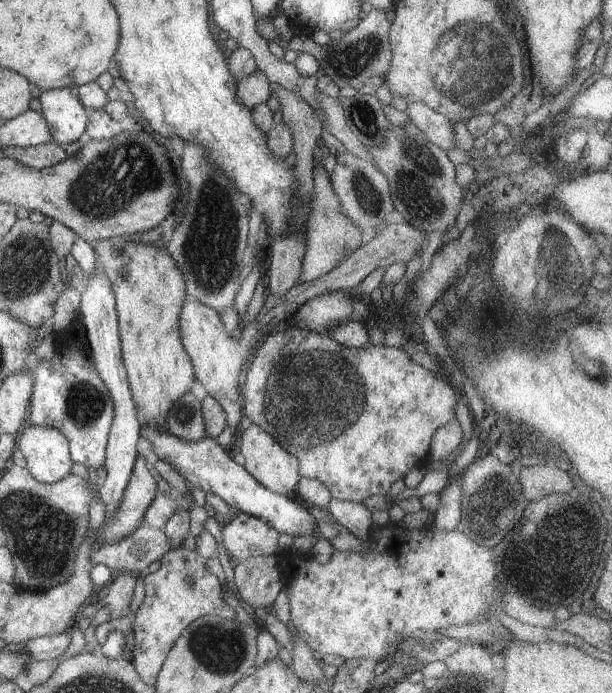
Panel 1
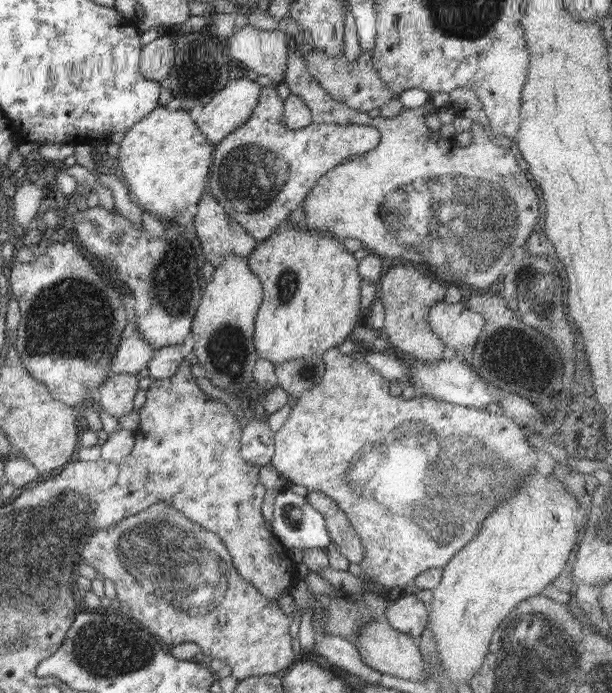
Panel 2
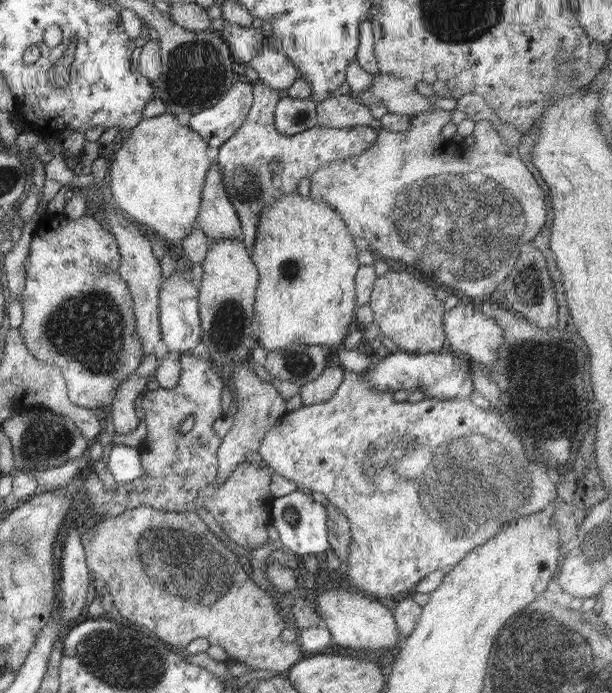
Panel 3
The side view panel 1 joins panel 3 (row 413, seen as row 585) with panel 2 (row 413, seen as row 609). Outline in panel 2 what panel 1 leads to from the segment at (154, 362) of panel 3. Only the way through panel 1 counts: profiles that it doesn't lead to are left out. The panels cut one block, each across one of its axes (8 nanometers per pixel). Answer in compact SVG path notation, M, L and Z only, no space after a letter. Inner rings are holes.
M118 373L109 376L98 386L98 402L103 410L119 419L133 411L134 395L138 392L135 374Z

